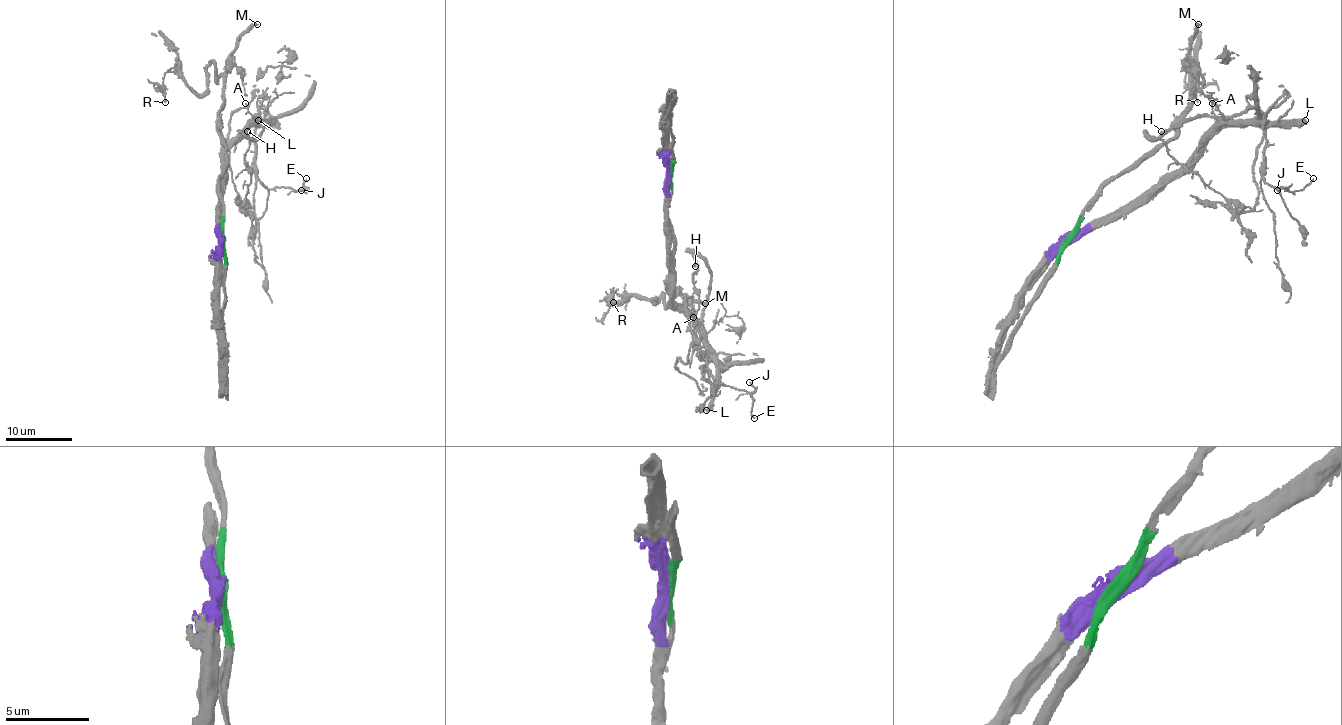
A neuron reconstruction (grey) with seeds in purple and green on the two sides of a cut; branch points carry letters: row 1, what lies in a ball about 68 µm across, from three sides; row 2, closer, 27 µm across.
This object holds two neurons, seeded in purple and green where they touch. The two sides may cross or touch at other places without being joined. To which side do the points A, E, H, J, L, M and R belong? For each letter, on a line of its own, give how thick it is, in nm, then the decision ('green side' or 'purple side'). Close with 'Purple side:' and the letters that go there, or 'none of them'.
A: 110 nm | purple side
E: 170 nm | purple side
H: 90 nm | purple side
J: 120 nm | purple side
L: 550 nm | purple side
M: 320 nm | green side
R: 140 nm | green side
Purple side: A, E, H, J, L

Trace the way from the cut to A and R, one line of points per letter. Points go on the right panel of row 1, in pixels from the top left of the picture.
A: (1068, 240), (1076, 240), (1083, 233), (1126, 215), (1185, 163), (1217, 119), (1212, 103)
R: (1068, 240), (1108, 183), (1175, 134), (1202, 81), (1190, 62), (1197, 103)

